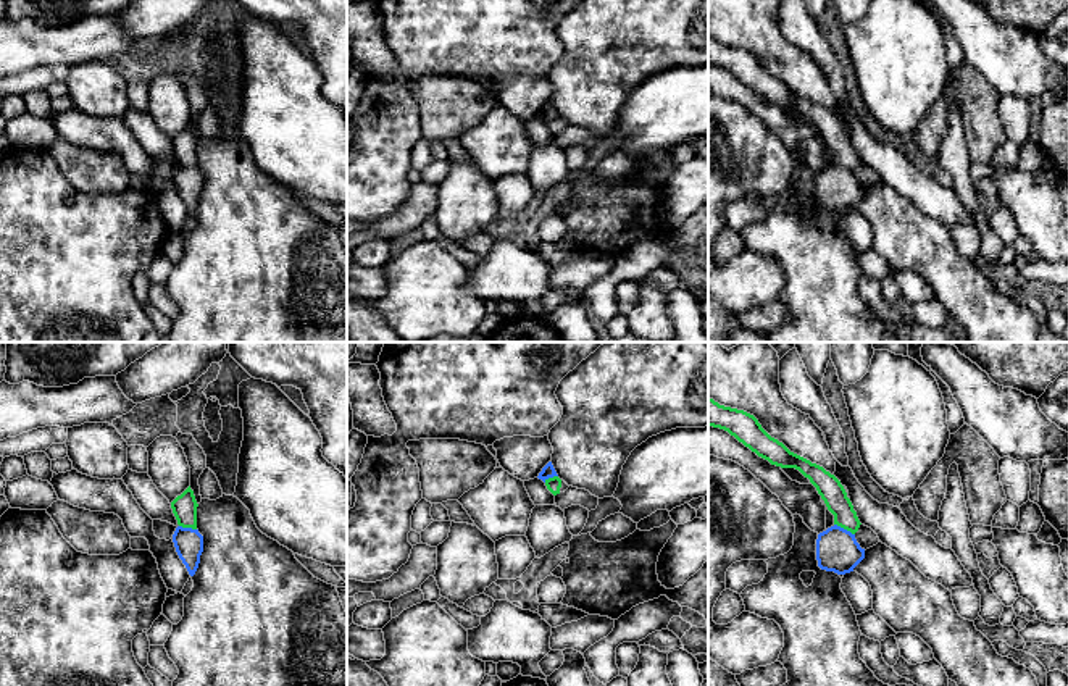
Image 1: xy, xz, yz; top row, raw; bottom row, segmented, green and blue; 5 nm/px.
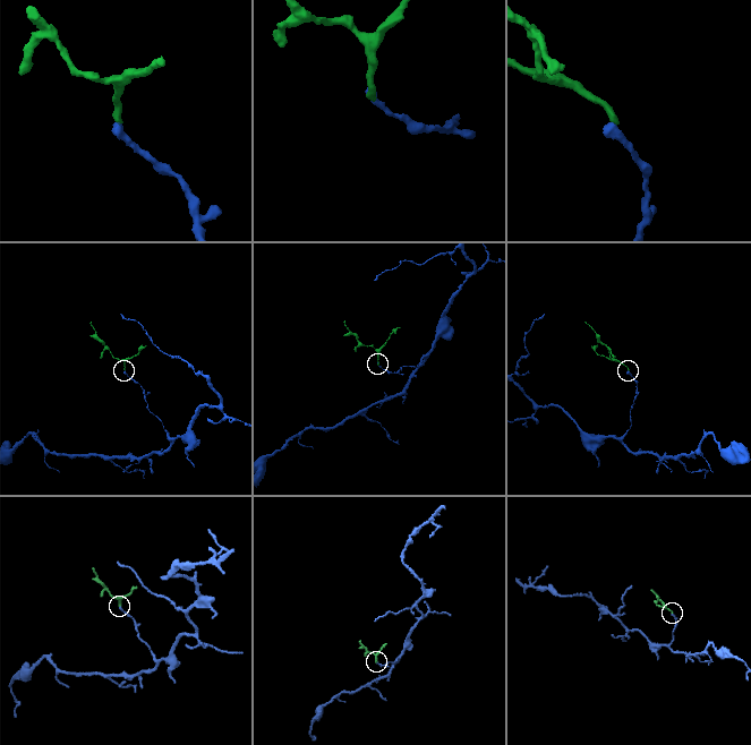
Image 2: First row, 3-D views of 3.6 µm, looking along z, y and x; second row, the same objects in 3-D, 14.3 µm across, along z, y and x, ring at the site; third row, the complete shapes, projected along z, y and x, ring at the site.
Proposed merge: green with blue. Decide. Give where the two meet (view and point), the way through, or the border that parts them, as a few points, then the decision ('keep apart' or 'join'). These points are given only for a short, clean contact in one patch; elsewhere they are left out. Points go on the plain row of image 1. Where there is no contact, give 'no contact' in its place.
meets green in yz at (844, 167); border along yz (834, 162), (854, 173); keep apart

